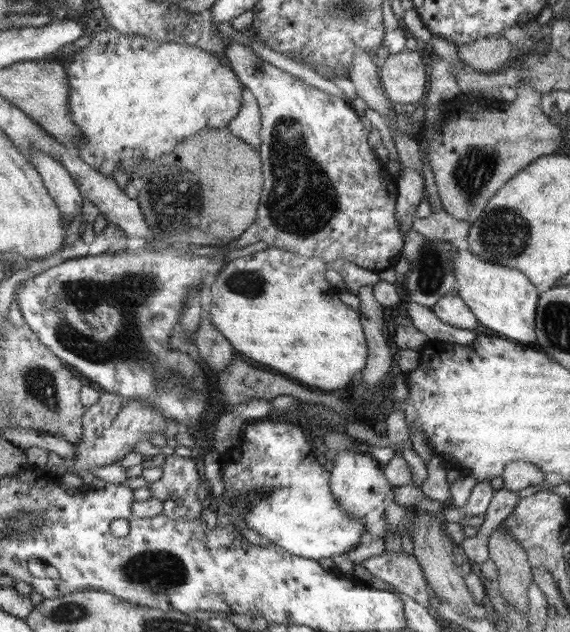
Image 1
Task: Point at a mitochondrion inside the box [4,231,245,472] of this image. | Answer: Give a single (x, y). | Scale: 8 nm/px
(132, 290)

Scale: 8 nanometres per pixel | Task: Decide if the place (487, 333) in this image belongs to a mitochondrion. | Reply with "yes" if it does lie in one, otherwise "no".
no

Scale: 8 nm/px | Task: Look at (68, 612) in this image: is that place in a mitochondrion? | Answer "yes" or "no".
yes

